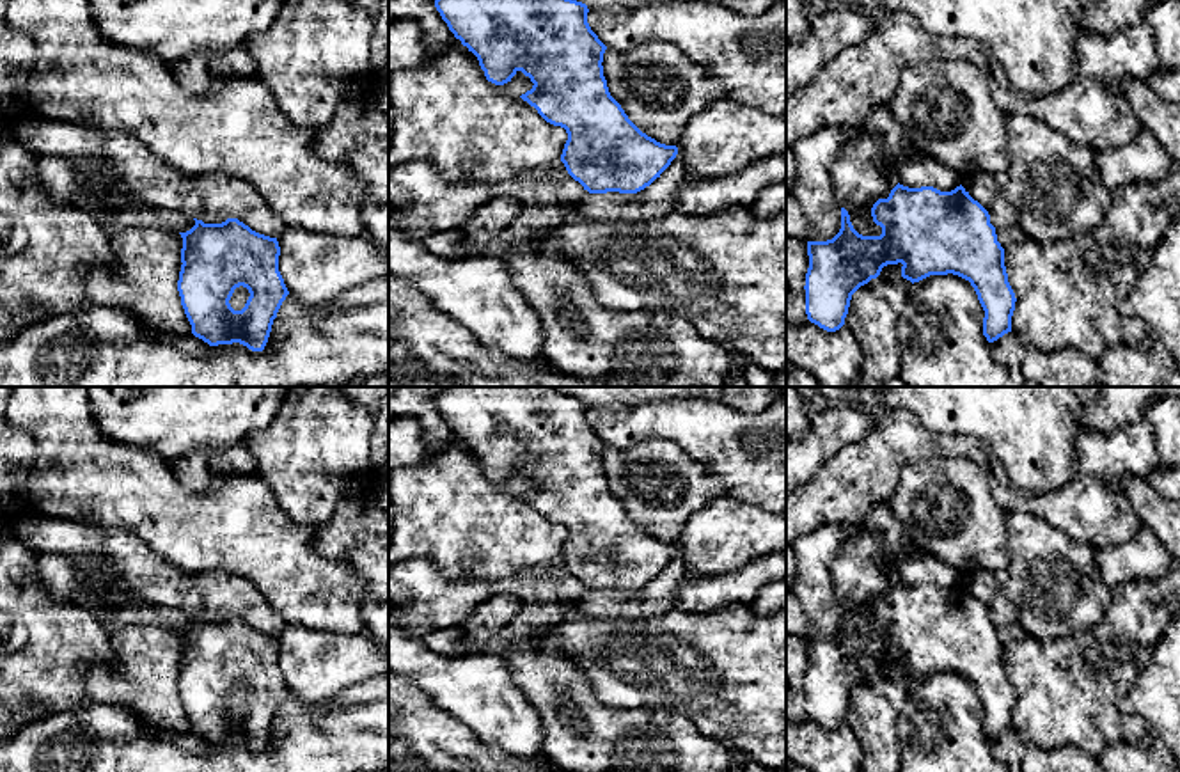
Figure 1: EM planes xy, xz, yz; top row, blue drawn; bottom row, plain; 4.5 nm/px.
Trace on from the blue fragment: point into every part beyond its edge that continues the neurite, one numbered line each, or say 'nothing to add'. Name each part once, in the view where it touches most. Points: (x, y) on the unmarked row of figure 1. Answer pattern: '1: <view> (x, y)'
nothing to add

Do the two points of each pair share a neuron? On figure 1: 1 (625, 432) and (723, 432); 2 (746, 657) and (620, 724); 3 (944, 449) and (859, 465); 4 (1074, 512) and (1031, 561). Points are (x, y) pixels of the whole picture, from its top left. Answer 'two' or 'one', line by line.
1: one
2: two
3: one
4: two

